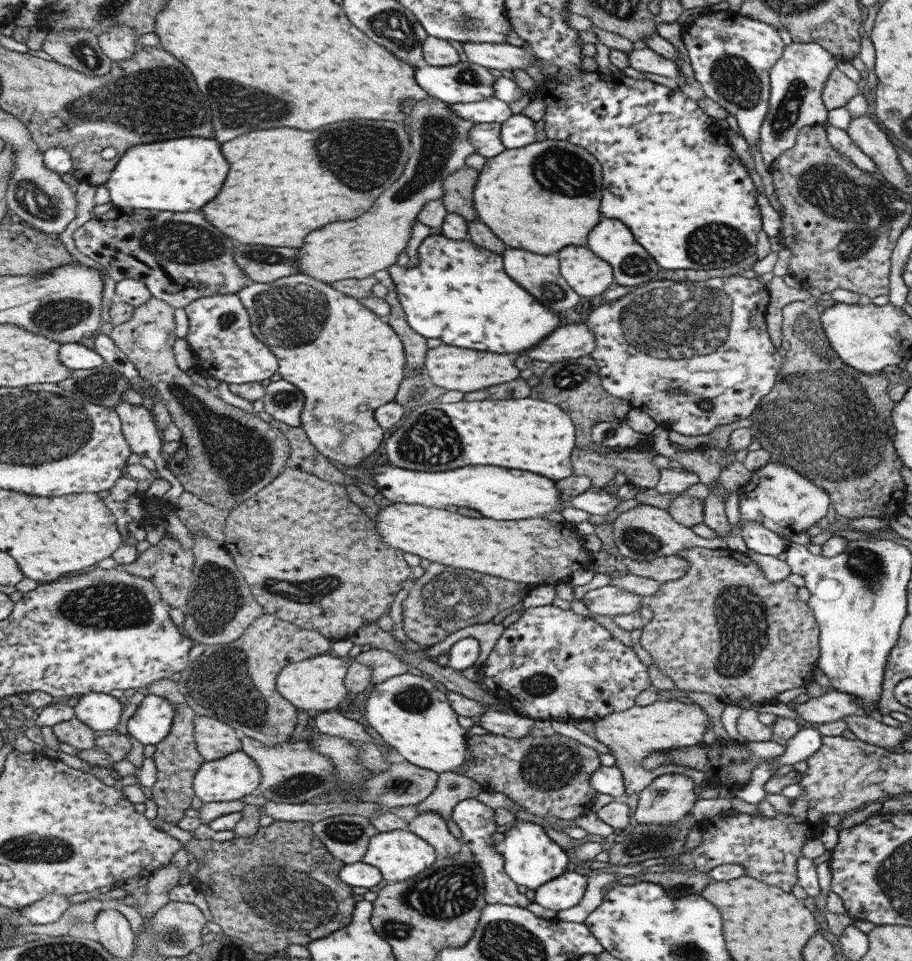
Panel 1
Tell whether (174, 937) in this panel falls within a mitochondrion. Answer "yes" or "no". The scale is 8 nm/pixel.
yes

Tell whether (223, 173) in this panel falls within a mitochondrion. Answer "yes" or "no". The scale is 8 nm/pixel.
no

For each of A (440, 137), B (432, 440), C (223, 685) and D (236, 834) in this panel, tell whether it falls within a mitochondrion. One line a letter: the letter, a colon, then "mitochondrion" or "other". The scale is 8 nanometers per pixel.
A: mitochondrion
B: mitochondrion
C: mitochondrion
D: other

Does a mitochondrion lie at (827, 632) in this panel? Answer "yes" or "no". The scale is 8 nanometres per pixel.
no

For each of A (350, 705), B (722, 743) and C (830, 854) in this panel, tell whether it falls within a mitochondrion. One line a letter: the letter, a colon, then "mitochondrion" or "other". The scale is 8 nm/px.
A: other
B: other
C: other

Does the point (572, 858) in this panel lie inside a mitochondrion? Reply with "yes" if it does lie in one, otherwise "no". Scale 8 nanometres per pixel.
no

